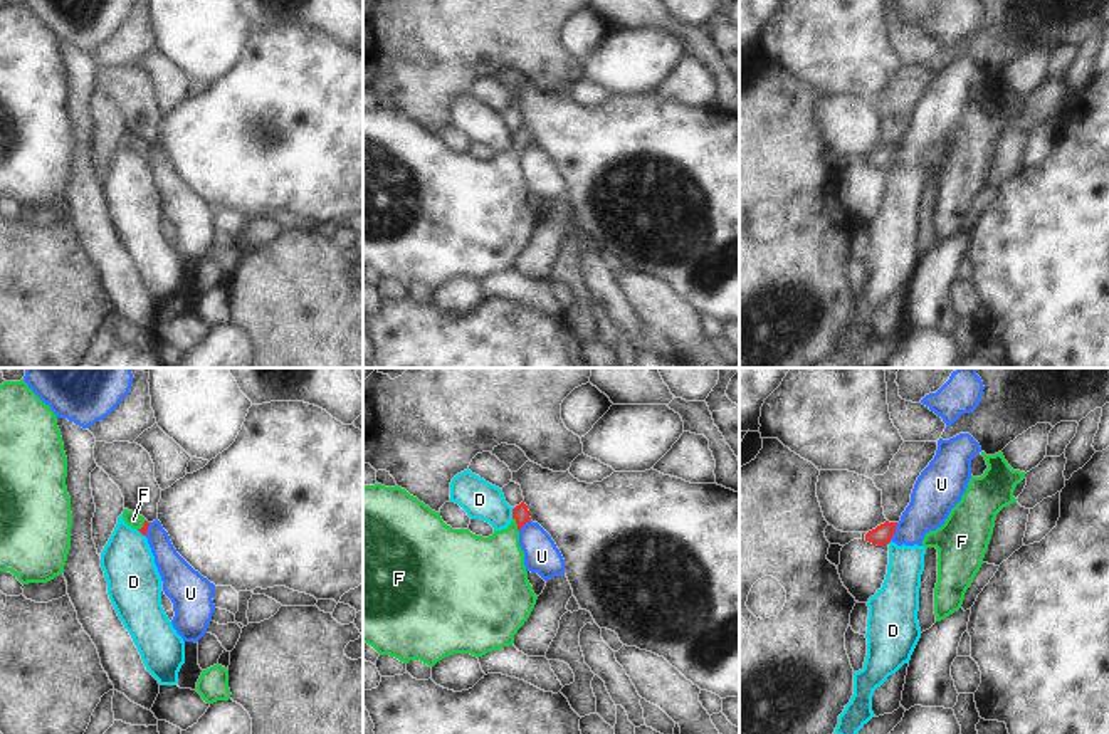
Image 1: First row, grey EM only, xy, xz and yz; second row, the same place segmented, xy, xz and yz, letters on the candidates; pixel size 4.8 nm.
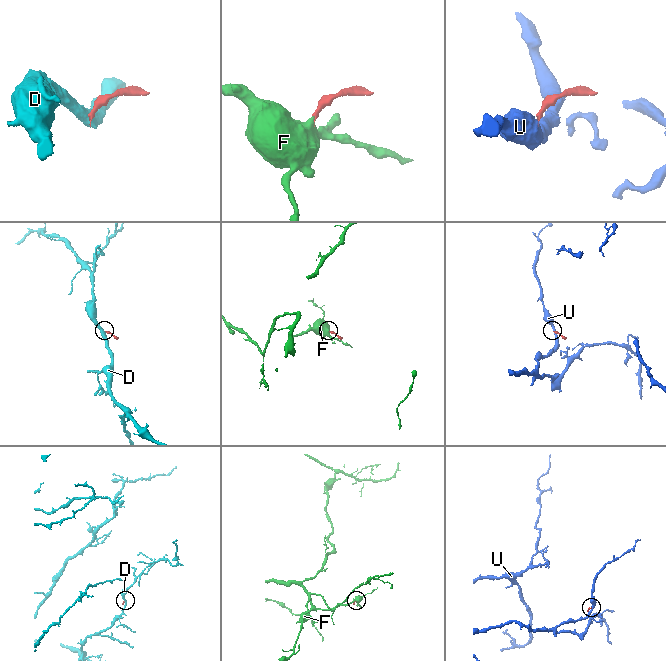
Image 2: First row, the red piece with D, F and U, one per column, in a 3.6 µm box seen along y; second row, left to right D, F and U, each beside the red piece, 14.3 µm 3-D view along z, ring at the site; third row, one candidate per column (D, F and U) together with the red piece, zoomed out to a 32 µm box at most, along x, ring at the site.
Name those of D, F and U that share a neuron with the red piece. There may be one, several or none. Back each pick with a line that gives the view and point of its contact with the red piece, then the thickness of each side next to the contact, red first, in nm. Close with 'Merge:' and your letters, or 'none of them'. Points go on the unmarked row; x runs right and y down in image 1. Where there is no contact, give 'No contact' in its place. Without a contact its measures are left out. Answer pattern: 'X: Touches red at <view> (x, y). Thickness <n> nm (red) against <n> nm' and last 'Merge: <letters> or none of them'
F: Touches red at xz (516, 146). Thickness 80 nm (red) against 300 nm
Merge: F

